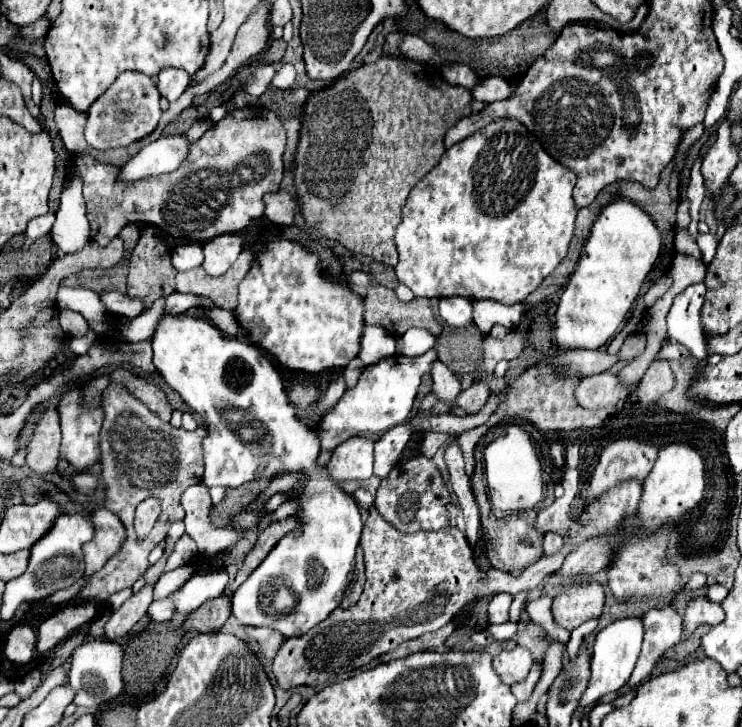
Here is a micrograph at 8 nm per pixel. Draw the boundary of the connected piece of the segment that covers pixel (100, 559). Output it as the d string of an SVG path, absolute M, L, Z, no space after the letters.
M98 508L90 514L94 524L94 538L82 546L84 562L86 562L86 576L92 576L98 572L110 556L116 554L120 548L126 532L122 522L116 514L112 514L106 508Z

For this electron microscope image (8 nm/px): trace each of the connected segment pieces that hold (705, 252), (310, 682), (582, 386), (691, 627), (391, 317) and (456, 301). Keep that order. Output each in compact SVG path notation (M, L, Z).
M698 232L698 240L696 240L696 242L698 242L700 250L702 250L702 258L704 258L704 262L710 264L710 260L714 258L716 246L718 246L718 236L712 234L712 232L706 232L706 234Z
M374 506L364 522L360 546L366 564L366 584L360 600L346 610L332 610L326 620L300 638L284 640L272 660L272 672L280 688L318 686L324 678L324 670L326 684L330 684L340 674L370 664L378 656L398 648L402 642L442 628L474 598L492 592L518 594L522 590L532 590L546 576L556 572L570 552L570 548L564 546L556 556L542 556L520 576L494 568L484 576L474 564L464 532L456 526L446 526L436 532L420 530L416 534L404 534L386 522Z
M602 372L596 376L580 378L574 398L582 408L588 410L608 410L610 414L618 414L626 402L628 390L616 380L614 372Z
M698 596L686 608L684 628L688 632L694 632L700 624L716 626L716 624L720 624L720 620L724 620L724 610L720 608L720 604L708 600L706 596Z
M384 286L368 288L364 298L364 320L384 326L392 336L402 336L412 326L424 328L434 336L442 332L440 322L432 316L428 298L400 302L396 294Z
M462 296L440 300L440 320L450 328L464 328L472 324L472 302Z

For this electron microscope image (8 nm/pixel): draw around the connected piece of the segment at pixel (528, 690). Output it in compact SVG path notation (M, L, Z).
M534 662L528 676L520 683L511 686L511 692L516 696L518 702L525 702L530 698L536 683L542 674L542 662Z

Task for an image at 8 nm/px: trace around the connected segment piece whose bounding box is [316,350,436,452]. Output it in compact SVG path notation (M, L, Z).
M428 350L418 358L392 356L380 360L378 364L366 366L358 378L358 384L346 390L344 396L334 404L334 408L322 416L322 422L316 430L316 436L320 440L320 450L332 452L348 436L360 432L386 432L392 426L406 422L410 418L412 402L416 398L420 380L426 372L430 372L432 360L436 360L436 352Z

